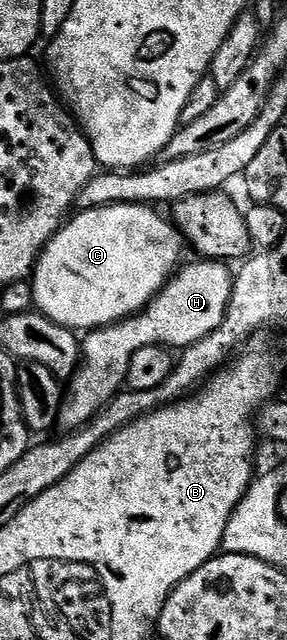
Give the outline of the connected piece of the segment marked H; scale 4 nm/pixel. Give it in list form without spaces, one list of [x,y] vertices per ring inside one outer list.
[[[219,259],[198,260],[192,265],[184,264],[146,309],[123,321],[90,330],[82,338],[79,368],[66,382],[59,403],[57,425],[60,430],[70,431],[88,425],[120,393],[127,379],[129,359],[133,359],[141,347],[162,345],[172,351],[184,350],[221,325],[231,298],[232,270],[227,270]]]

